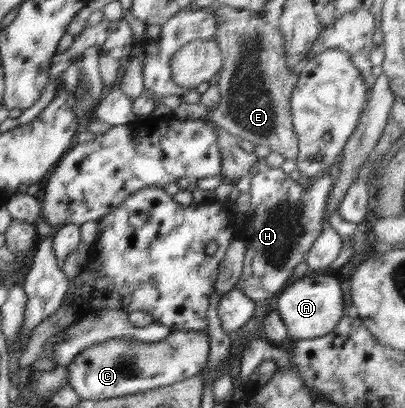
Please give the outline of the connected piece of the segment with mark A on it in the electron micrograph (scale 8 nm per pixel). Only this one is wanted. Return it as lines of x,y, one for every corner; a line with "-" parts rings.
306,275
286,287
276,296
275,310
287,327
289,340
318,338
328,334
344,316
344,300
338,278
332,276

